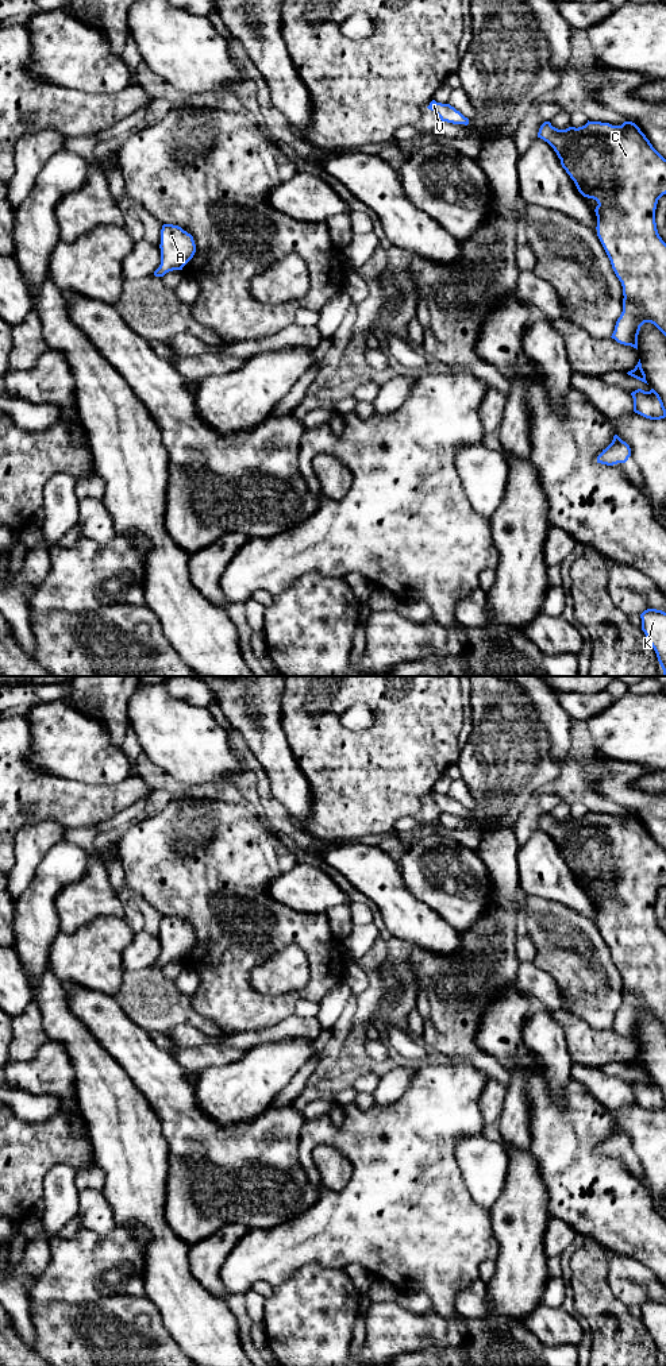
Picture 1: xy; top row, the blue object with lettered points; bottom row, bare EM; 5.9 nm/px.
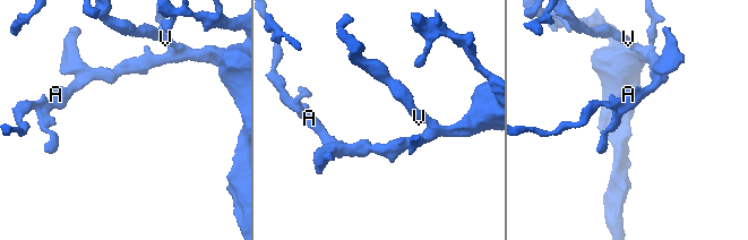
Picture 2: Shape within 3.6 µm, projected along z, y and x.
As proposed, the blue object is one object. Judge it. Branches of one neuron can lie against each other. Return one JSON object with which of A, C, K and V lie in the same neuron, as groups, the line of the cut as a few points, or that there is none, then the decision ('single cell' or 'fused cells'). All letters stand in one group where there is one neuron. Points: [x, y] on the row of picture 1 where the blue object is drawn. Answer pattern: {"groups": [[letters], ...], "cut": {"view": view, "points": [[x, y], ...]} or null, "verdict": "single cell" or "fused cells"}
{"groups": [["A", "C", "K", "V"]], "cut": null, "verdict": "single cell"}

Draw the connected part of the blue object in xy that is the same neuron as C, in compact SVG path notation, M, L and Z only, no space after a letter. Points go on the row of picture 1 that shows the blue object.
M544 121L538 138L547 142L562 167L574 181L578 192L597 201L597 236L611 261L612 269L623 286L623 312L616 321L612 339L638 350L638 335L644 323L654 324L666 336L666 243L658 234L655 209L658 200L666 194L666 159L652 147L646 135L632 121L621 126L589 121L582 127L558 130Z

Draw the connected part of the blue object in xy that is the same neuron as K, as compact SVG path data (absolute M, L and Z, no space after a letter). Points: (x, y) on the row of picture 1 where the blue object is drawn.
M647 609L640 614L642 630L654 648L658 661L666 676L666 613L657 609Z

